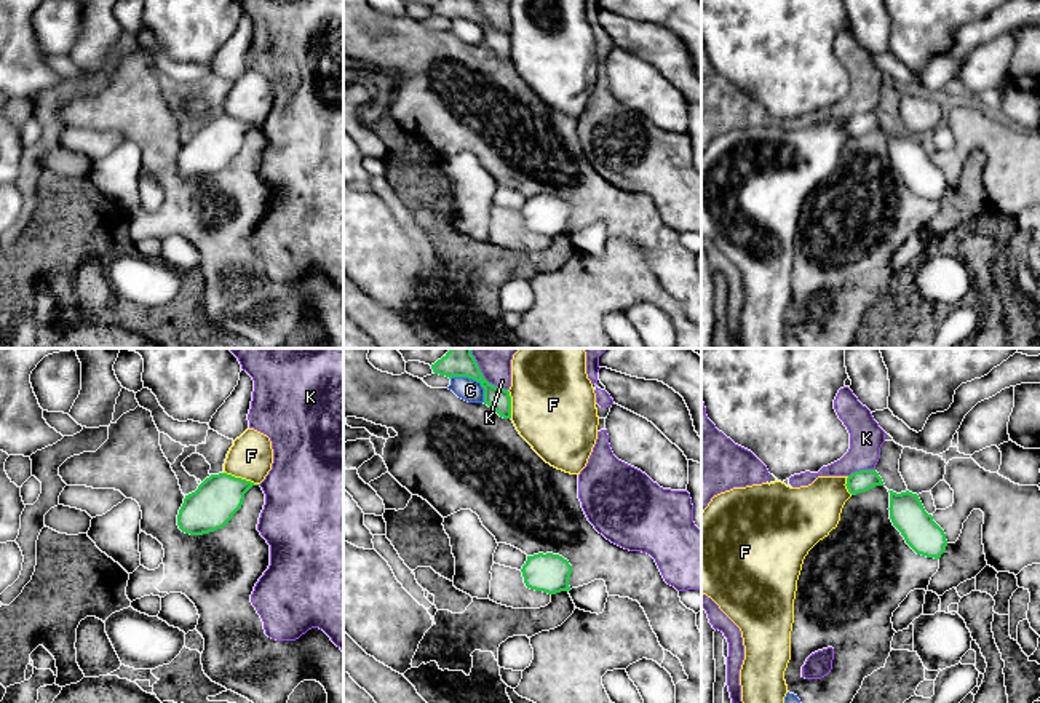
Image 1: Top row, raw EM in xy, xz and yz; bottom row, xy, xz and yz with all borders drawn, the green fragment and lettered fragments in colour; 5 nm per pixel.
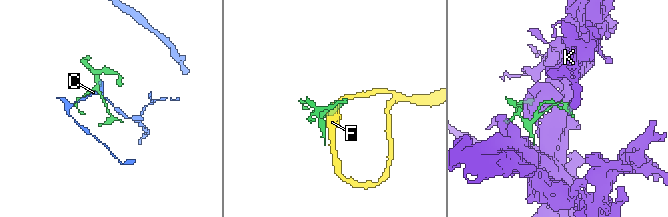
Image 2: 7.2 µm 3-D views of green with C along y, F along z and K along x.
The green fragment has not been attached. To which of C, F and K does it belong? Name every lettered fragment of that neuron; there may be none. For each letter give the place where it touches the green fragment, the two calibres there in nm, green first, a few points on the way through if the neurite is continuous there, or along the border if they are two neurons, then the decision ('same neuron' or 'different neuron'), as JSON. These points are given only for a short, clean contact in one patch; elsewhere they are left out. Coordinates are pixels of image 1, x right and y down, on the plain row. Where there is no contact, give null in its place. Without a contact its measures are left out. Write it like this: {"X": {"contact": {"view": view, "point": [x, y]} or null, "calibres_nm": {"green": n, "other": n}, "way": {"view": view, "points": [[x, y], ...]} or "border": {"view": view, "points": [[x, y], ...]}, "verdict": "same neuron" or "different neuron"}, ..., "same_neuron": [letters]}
{"C": {"contact": {"view": "xz", "point": [475, 21]}, "calibres_nm": {"green": 110, "other": 120}, "verdict": "different neuron"}, "F": {"contact": {"view": "xy", "point": [240, 120]}, "calibres_nm": {"green": 220, "other": 220}, "verdict": "different neuron"}, "K": {"contact": {"view": "xz", "point": [484, 21]}, "calibres_nm": {"green": 110, "other": 140}, "verdict": "different neuron"}, "same_neuron": []}

